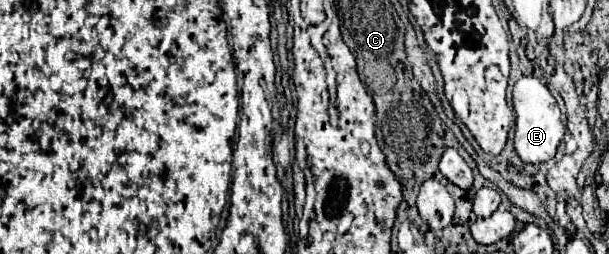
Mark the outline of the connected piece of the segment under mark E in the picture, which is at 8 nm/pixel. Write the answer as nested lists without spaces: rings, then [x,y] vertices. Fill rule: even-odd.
[[[523,76],[513,86],[513,106],[517,114],[517,126],[515,126],[515,152],[523,162],[541,164],[555,156],[559,144],[563,142],[565,126],[561,122],[559,106],[549,92],[549,88],[535,76]]]

